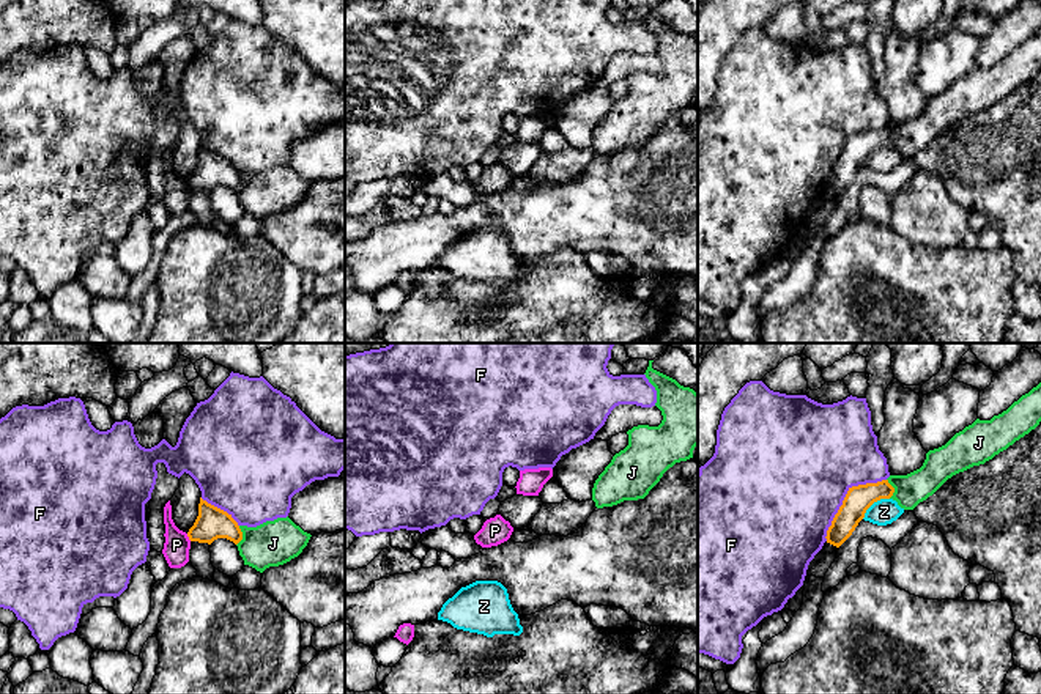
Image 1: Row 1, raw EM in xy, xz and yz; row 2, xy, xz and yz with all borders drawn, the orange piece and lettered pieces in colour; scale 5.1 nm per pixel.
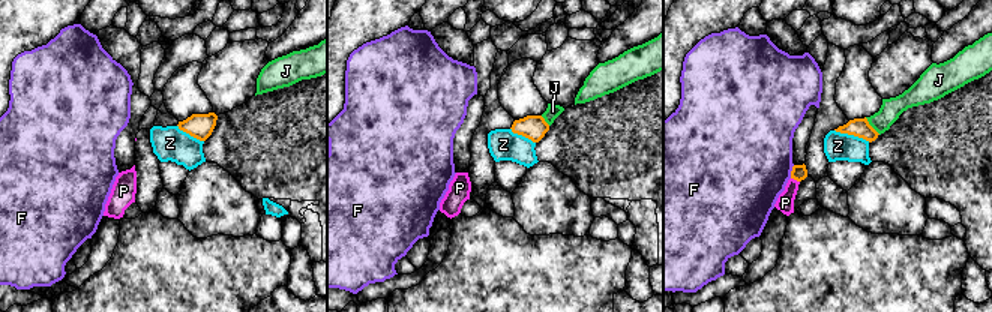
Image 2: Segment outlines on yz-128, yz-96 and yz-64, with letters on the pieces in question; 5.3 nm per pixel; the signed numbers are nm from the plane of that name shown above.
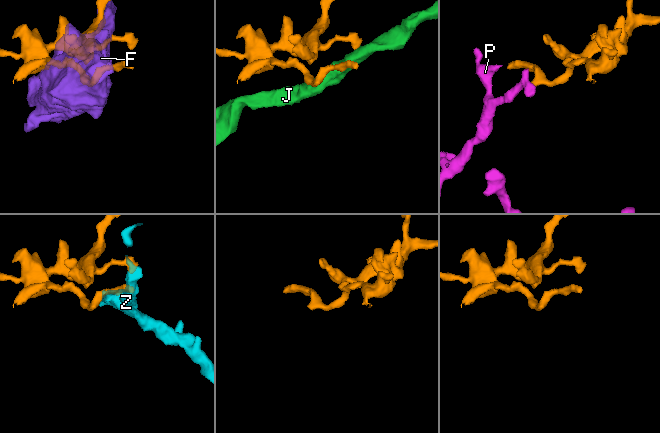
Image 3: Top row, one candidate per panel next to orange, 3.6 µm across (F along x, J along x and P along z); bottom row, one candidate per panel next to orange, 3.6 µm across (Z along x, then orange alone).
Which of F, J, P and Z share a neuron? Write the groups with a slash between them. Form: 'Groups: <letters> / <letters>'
Groups: F / J / P / Z

